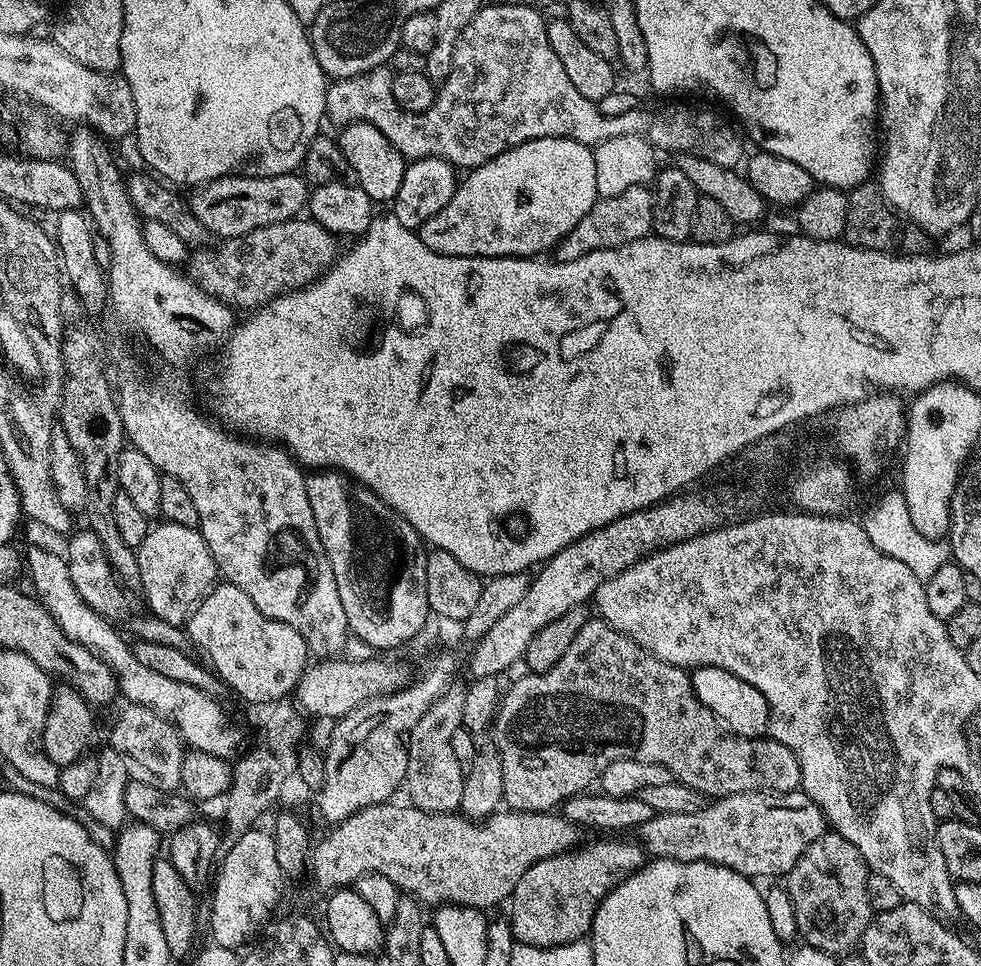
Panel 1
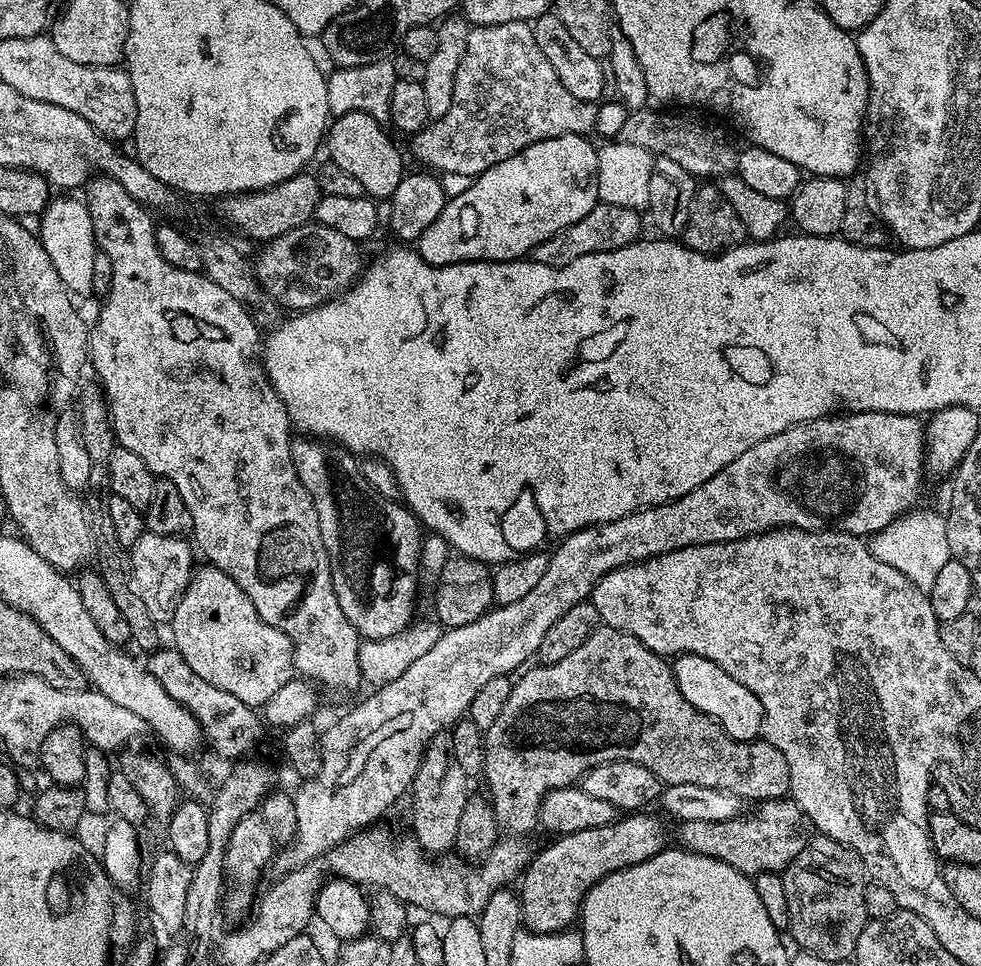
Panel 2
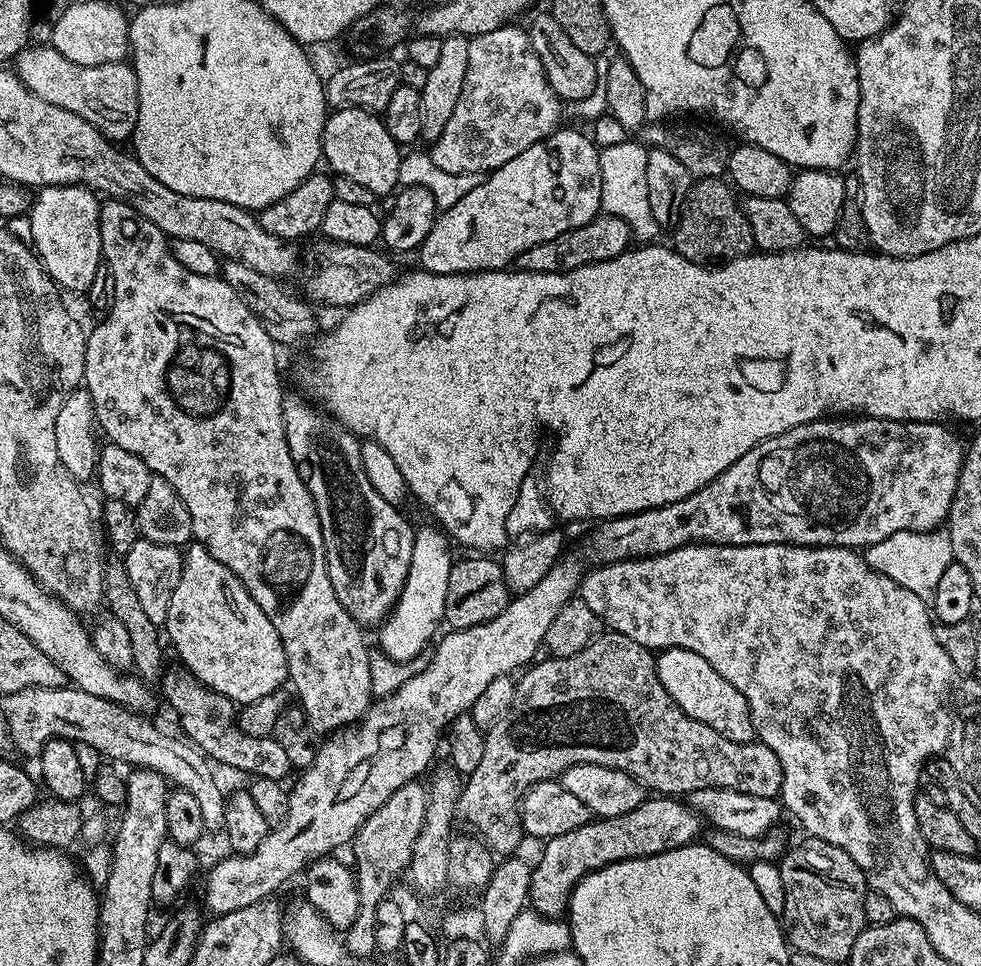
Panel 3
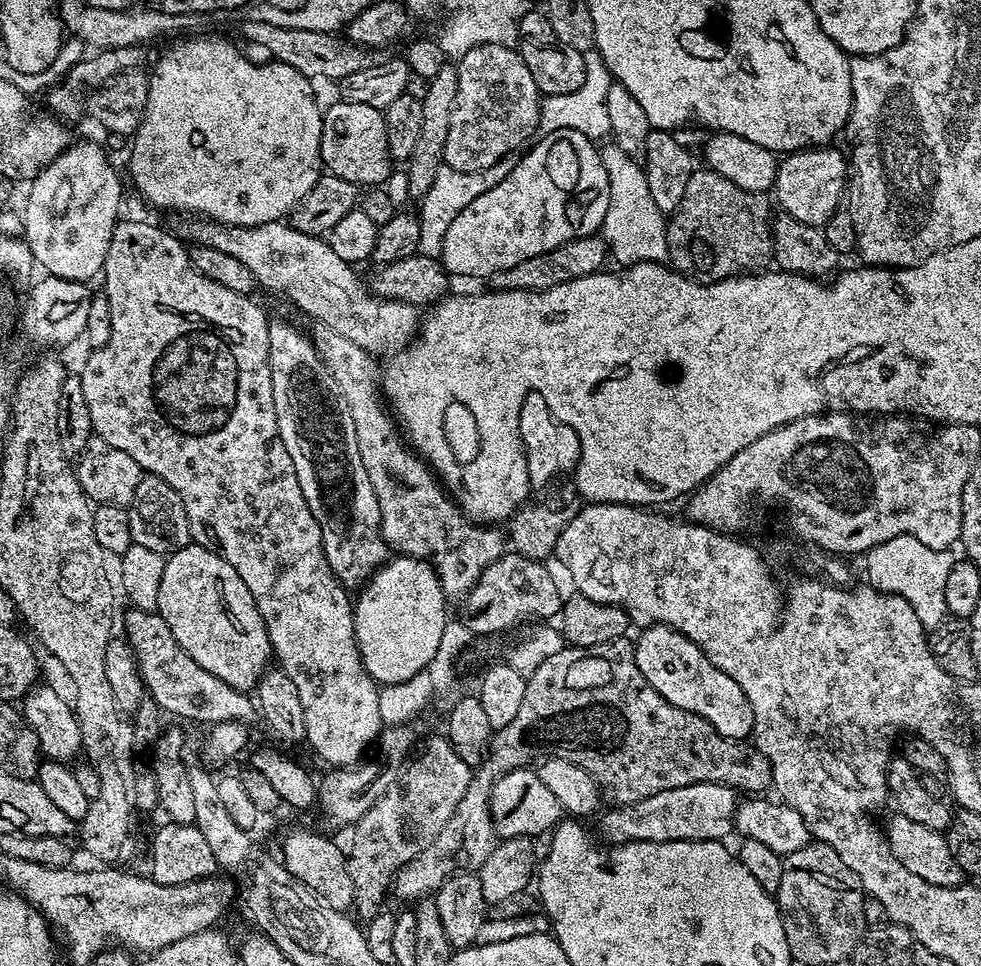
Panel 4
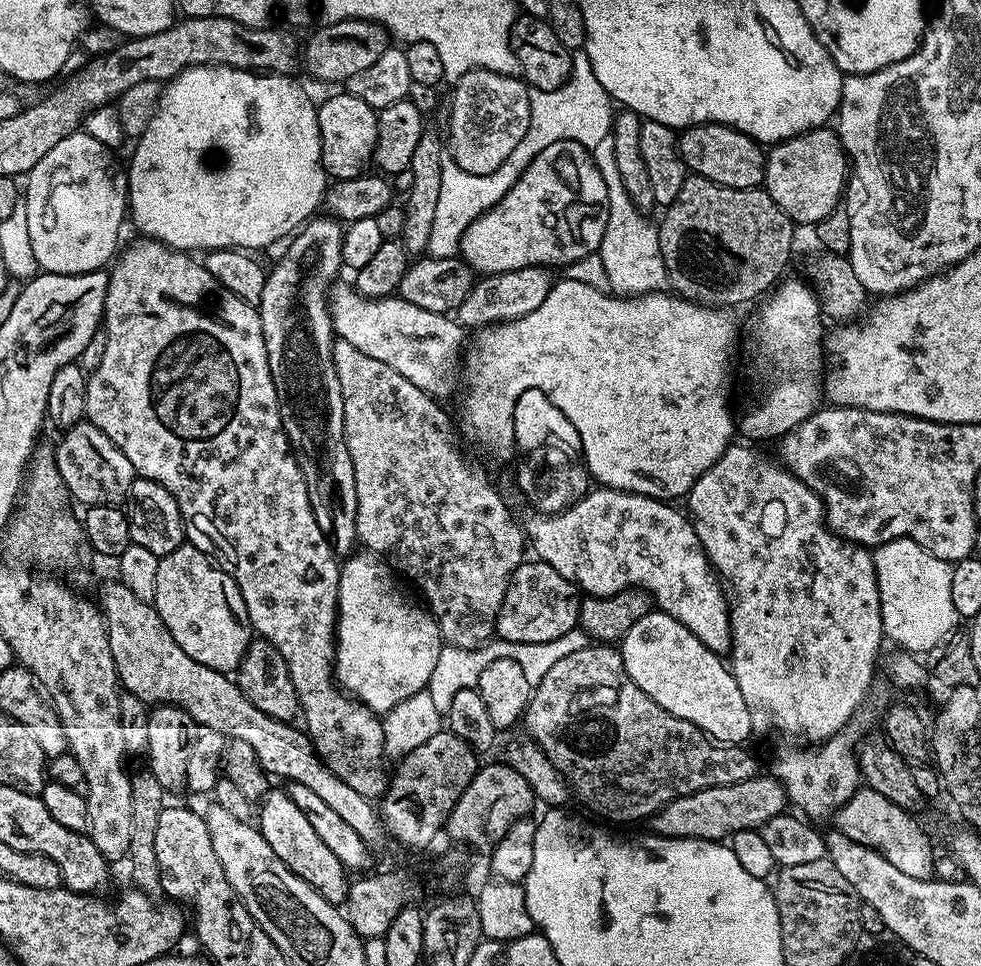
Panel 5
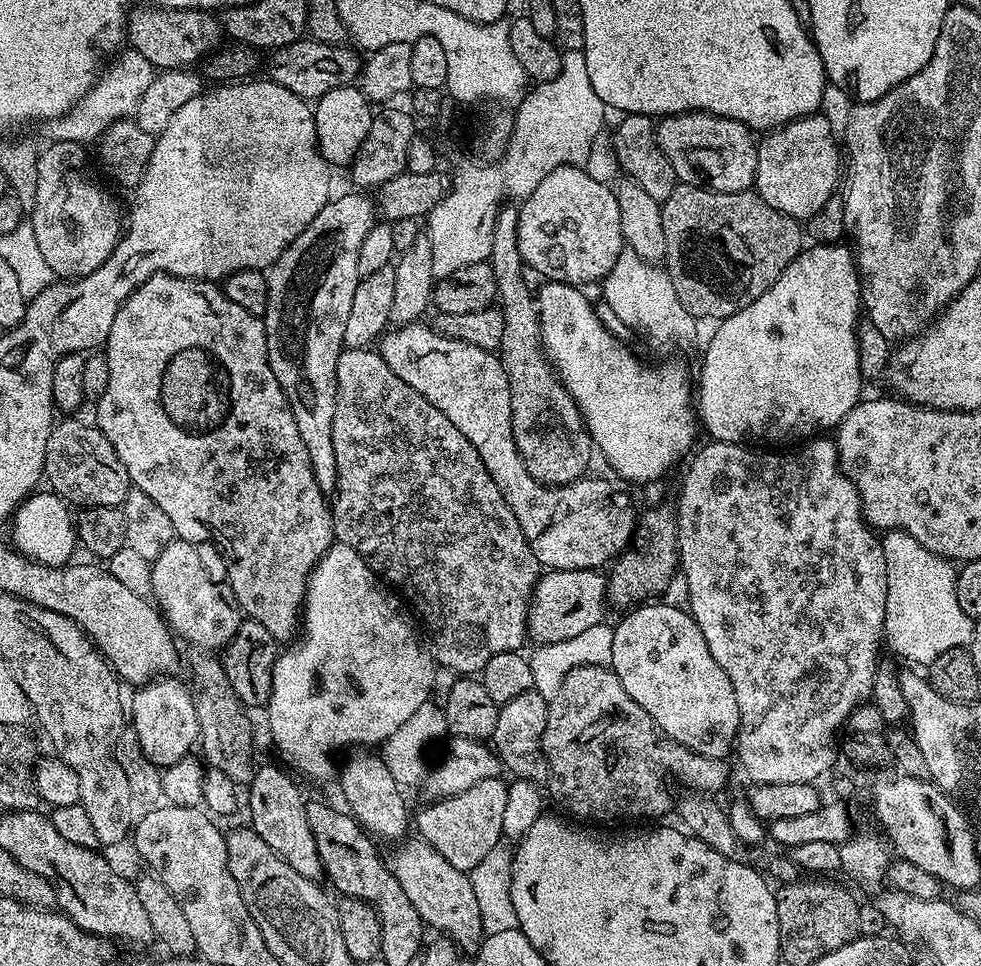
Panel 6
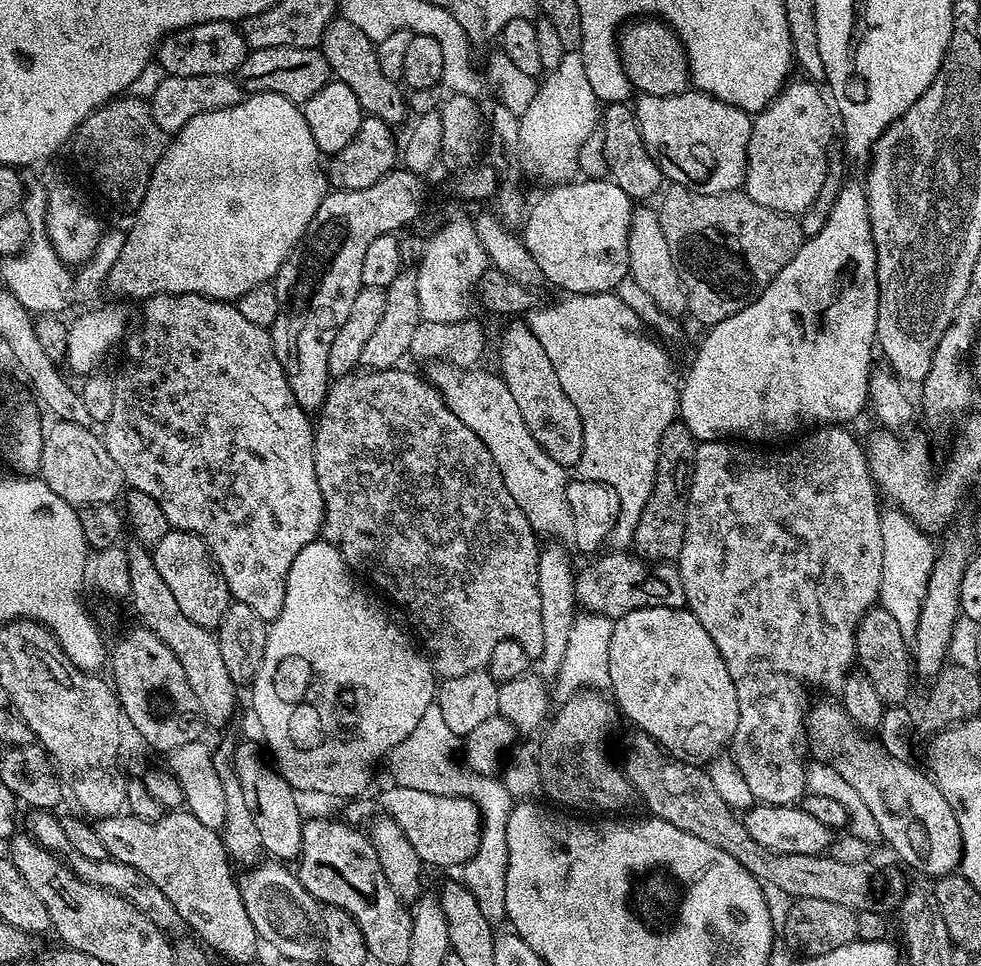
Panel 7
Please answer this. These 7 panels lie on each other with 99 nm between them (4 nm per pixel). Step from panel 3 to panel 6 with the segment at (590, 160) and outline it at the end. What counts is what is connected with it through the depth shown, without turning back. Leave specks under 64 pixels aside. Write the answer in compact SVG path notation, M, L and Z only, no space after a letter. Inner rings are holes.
M563 164L546 174L519 210L518 254L545 281L573 286L603 281L625 247L615 191L590 178L583 167Z

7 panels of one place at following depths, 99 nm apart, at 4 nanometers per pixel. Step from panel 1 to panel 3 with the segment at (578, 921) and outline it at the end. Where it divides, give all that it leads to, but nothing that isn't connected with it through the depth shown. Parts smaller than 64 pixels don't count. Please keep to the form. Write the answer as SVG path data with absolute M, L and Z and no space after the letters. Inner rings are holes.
M656 794L645 798L642 806L630 810L630 814L618 814L618 818L592 818L578 826L578 830L570 830L570 834L558 834L558 838L543 845L544 853L532 868L528 891L531 911L553 918L563 917L574 886L583 876L619 860L653 856L667 848L693 843L699 837L696 835L700 832L700 824L700 813L688 807L683 799Z

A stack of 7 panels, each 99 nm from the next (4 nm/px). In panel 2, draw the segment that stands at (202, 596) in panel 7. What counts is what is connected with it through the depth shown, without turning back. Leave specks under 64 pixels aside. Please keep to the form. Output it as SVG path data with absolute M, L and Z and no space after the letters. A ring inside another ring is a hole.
M211 566L197 571L172 615L171 643L186 658L190 670L206 678L210 686L234 694L234 698L259 709L286 682L294 679L296 659L292 639L282 630L262 622L254 602L222 570Z

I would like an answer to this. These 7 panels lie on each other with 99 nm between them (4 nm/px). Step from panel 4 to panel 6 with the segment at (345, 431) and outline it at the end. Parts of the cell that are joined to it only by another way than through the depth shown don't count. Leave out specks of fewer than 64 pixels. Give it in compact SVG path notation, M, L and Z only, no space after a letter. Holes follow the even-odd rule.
M351 191L346 193L345 196L338 197L337 200L336 197L329 199L328 204L322 206L322 210L318 210L318 214L306 226L306 230L302 230L302 234L298 234L298 238L294 238L294 242L290 242L288 249L272 263L271 268L267 269L268 297L266 298L266 310L262 317L264 329L266 330L266 350L268 351L270 370L274 370L274 378L278 378L278 386L286 394L290 414L294 414L298 434L302 434L302 443L306 445L306 454L310 454L310 466L314 470L314 478L325 494L335 493L336 490L336 463L334 462L334 444L332 442L332 419L336 409L336 371L338 370L338 358L344 348L346 317L350 315L350 306L354 303L354 290L358 286L361 277L358 274L358 250L362 248L362 238L366 238L366 234L370 234L373 224L377 223L378 220L378 213L373 201L369 197L367 200L364 197L367 195L361 194L359 191Z

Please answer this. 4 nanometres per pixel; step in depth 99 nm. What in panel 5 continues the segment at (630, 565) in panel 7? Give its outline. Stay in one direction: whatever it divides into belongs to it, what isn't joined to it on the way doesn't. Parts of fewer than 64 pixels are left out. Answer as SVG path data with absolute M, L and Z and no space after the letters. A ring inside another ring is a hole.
M525 559L508 581L508 589L496 615L494 632L497 637L515 644L541 644L562 638L562 634L573 631L580 623L580 601L582 593L571 584L554 566L545 560Z

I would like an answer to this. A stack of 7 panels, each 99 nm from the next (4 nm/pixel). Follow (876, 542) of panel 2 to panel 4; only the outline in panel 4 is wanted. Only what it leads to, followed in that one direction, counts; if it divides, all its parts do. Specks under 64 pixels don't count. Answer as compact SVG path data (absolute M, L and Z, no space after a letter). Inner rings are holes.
M913 536L890 538L869 552L863 553L864 572L867 583L880 592L889 592L895 596L906 598L910 606L914 606L914 614L918 614L918 622L926 630L939 629L940 623L948 616L946 606L946 578L950 575L954 563L951 551L939 552L930 550L923 542Z

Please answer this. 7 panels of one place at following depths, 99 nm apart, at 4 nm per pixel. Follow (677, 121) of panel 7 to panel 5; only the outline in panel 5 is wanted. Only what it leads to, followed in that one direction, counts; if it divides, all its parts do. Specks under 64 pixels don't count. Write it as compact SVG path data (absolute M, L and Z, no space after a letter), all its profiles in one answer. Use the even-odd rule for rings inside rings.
M695 124L679 133L680 157L689 173L731 188L759 188L764 182L766 152L746 134L725 124Z

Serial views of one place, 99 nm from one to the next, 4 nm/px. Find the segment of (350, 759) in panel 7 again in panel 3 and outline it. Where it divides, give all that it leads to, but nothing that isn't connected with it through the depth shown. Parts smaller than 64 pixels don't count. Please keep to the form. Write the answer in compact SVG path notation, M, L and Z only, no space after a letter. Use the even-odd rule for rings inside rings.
M431 527L416 532L414 554L410 562L410 570L406 574L406 582L402 586L402 594L396 605L392 607L392 613L378 628L379 651L392 660L412 661L421 655L425 651L424 647L428 643L431 645L434 637L441 631L440 624L442 628L445 623L446 585L450 582L450 570L454 563L453 545L439 527Z

